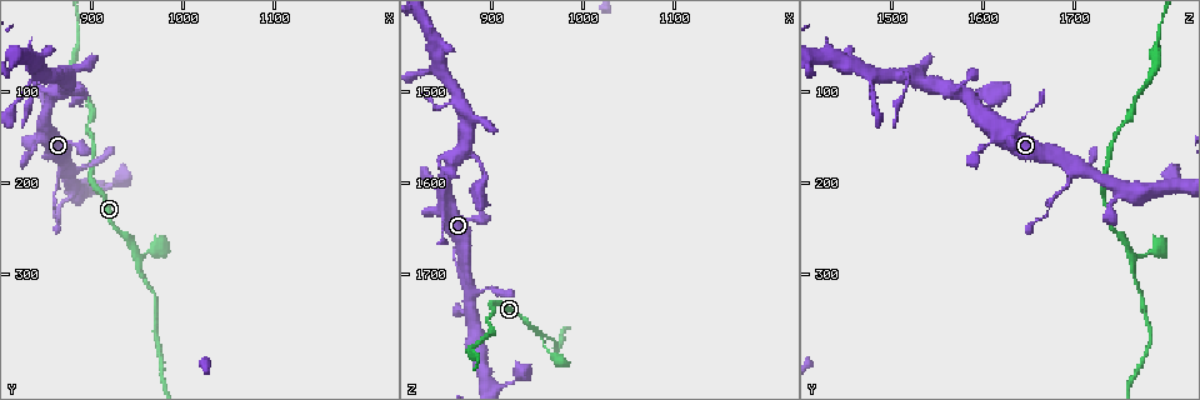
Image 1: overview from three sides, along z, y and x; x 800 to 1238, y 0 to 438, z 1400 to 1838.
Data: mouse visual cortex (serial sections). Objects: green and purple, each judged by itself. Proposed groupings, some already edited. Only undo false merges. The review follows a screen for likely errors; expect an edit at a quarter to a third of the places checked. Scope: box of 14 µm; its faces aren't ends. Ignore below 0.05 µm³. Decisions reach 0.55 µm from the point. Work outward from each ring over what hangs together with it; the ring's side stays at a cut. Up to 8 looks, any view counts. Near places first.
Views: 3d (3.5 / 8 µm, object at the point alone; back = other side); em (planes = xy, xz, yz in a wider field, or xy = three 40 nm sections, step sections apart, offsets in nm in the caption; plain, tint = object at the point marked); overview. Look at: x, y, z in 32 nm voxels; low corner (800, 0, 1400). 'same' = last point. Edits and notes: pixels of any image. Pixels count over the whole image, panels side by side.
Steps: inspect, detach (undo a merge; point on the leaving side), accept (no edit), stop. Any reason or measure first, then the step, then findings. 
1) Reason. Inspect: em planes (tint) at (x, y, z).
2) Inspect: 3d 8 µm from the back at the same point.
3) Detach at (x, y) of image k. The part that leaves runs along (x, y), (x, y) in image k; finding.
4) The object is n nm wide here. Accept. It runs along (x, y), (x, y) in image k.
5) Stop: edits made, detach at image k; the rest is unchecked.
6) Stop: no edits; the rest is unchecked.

Side arm on a straight run. Inspect: 3d 3.5 µm at (875, 180, 1695).

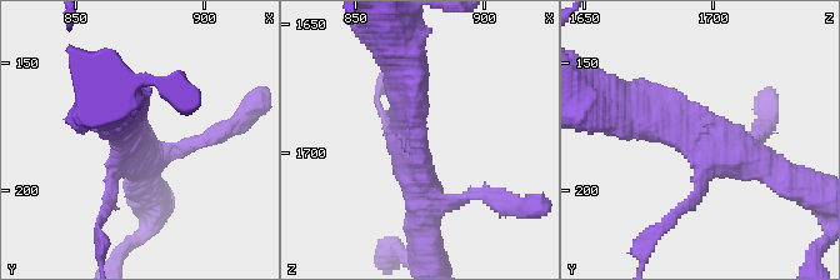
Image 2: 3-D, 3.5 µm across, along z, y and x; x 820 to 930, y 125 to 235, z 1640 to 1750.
3 arms meet here; the arms are 150, 400, 400 nm wide; need the tissue. Inspect: em xy step 5 (plain) at (873, 178, 1694).

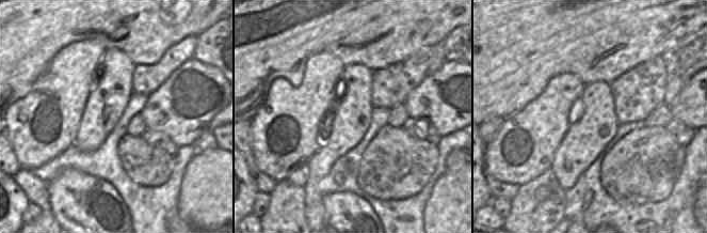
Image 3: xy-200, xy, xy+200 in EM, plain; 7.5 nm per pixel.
Where the object lies. Inspect: em xy step 5 (tint) at the same point.

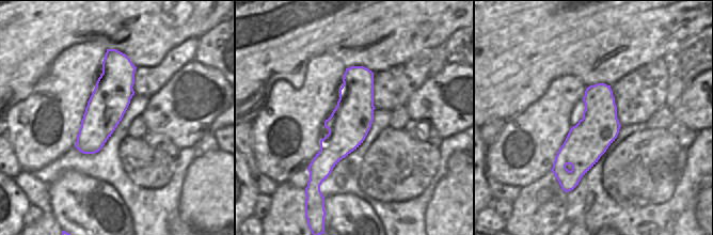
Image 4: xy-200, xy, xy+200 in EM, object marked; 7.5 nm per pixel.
The object is 300 nm wide here. Accept. It runs along (361, 68), (354, 113), (319, 181) in image 4; continuous, no second cell.

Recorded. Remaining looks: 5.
Sharp bend. Inspect: 3d 3.5 µm at (850, 80, 1515).

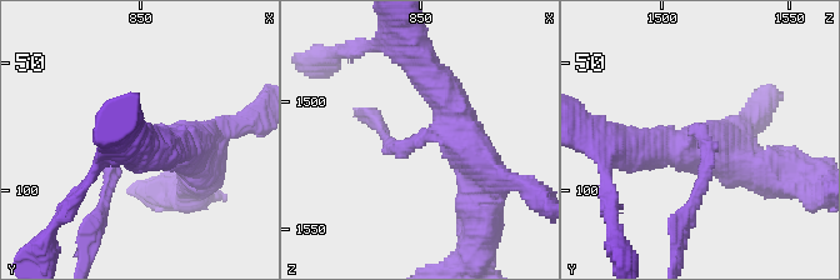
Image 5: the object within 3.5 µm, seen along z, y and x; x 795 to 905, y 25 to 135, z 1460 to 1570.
Now the EM. Inspect: em xy step 5 (plain) at (849, 78, 1516).

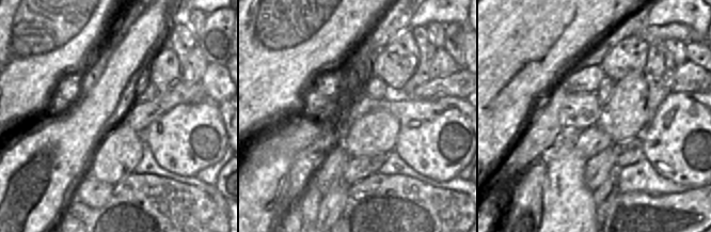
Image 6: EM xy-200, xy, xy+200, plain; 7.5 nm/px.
Where the object lies. Inspect: em xy step 5 (tint) at the same point.

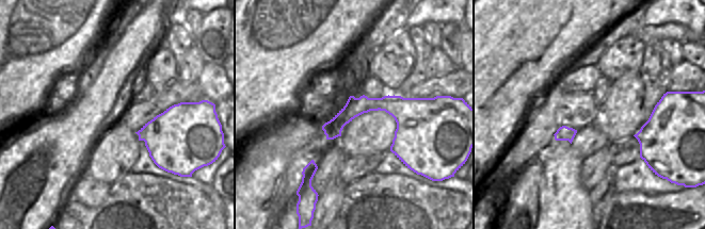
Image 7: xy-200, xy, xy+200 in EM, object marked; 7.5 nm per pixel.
Detach at (115, 171) of image 5. The part that leaves runs along (428, 138), (389, 150), (378, 121) in image 5; two cells meet here.

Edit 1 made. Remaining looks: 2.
Stop: edits made, detach at image 5; the rest is unchecked.

